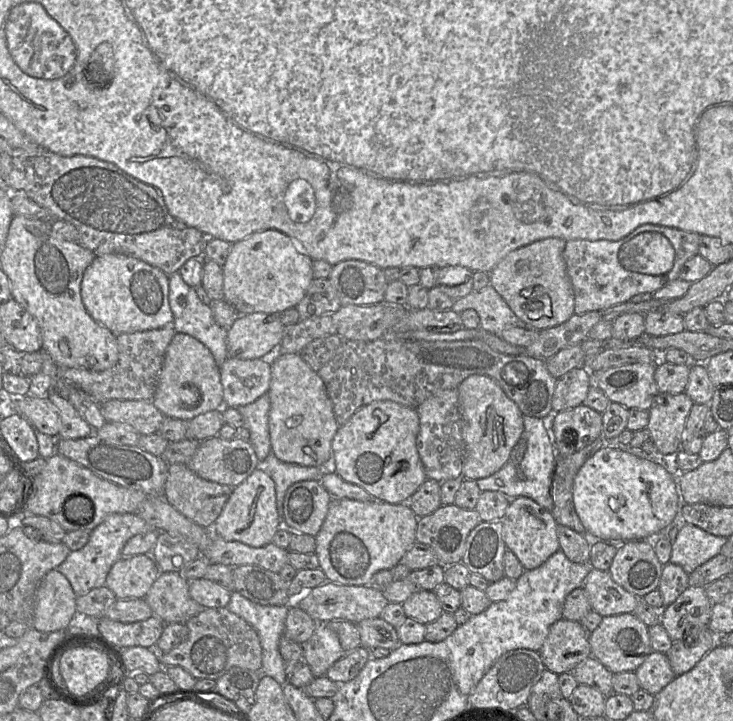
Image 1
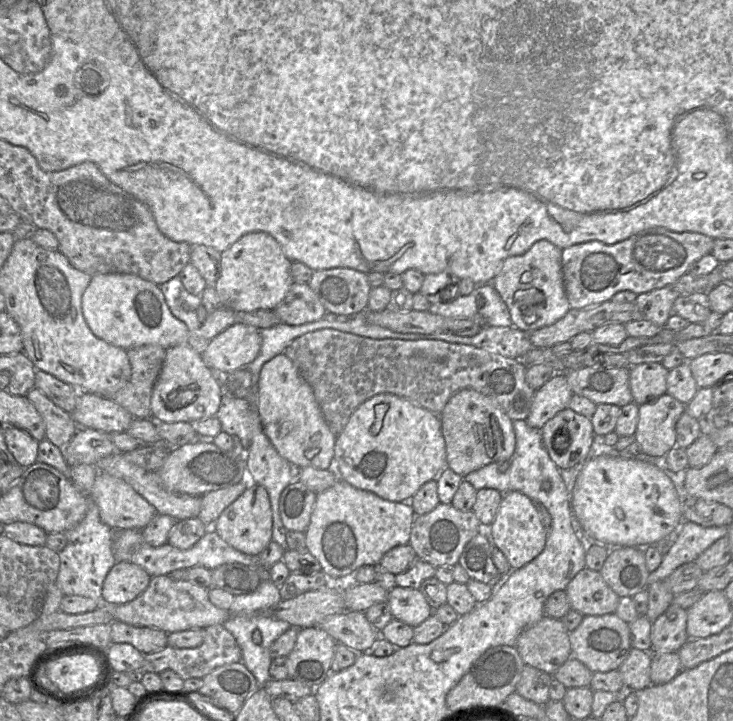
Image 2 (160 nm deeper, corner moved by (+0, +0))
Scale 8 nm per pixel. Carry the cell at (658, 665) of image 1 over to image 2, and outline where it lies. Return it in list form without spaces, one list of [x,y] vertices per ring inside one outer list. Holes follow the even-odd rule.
[[[631,648],[627,657],[617,669],[623,680],[624,687],[641,690],[650,686],[651,652]]]

